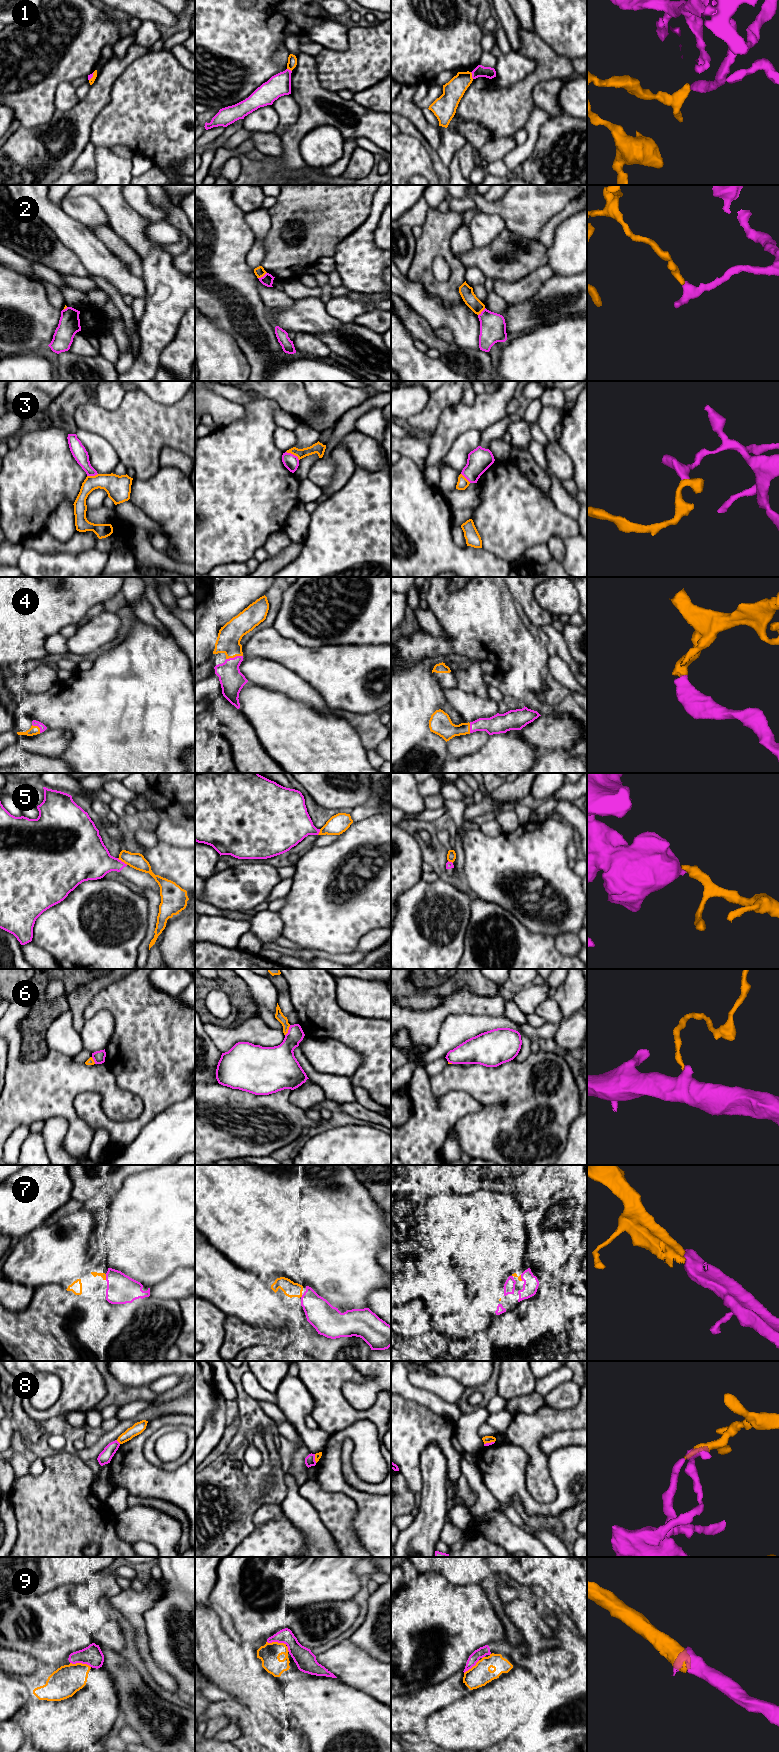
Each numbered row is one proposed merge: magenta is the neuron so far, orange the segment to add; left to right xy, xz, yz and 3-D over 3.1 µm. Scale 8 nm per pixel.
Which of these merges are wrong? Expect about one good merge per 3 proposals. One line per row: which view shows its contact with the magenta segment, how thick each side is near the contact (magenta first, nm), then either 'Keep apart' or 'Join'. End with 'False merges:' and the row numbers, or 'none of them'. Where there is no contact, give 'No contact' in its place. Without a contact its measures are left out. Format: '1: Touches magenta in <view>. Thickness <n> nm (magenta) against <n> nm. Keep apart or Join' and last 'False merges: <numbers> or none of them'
1: Touches magenta in yz. Thickness 100 nm (magenta) against 170 nm. Keep apart
2: Touches magenta in xz. Thickness 90 nm (magenta) against 80 nm. Keep apart
3: Touches magenta in xz. Thickness 120 nm (magenta) against 90 nm. Keep apart
4: Touches magenta in xz. Thickness 190 nm (magenta) against 190 nm. Join
5: Touches magenta in xy. Thickness 320 nm (magenta) against 130 nm. Keep apart
6: Touches magenta in xz. Thickness 240 nm (magenta) against 70 nm. Keep apart
7: Touches magenta in xy. Thickness 240 nm (magenta) against 50 nm. Join
8: Touches magenta in xy. Thickness 100 nm (magenta) against 90 nm. Keep apart
9: Touches magenta in xy. Thickness 160 nm (magenta) against 240 nm. Join
False merges: 1, 2, 3, 5, 6, 8

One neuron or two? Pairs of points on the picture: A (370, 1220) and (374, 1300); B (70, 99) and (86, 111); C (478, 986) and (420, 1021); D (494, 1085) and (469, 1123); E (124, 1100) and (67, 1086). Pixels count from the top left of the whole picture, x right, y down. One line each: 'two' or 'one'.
A: two
B: two
C: two
D: one
E: one

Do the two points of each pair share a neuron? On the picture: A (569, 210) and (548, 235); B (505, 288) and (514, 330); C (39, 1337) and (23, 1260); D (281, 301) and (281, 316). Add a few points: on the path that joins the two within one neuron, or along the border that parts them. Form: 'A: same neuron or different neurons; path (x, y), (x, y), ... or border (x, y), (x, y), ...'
A: same neuron; path (562, 215), (549, 228)
B: different neurons; border (531, 296), (522, 302), (508, 304)
C: different neurons; border (56, 1283), (42, 1284), (33, 1289)
D: different neurons; border (293, 300), (290, 306), (274, 306), (267, 309)

